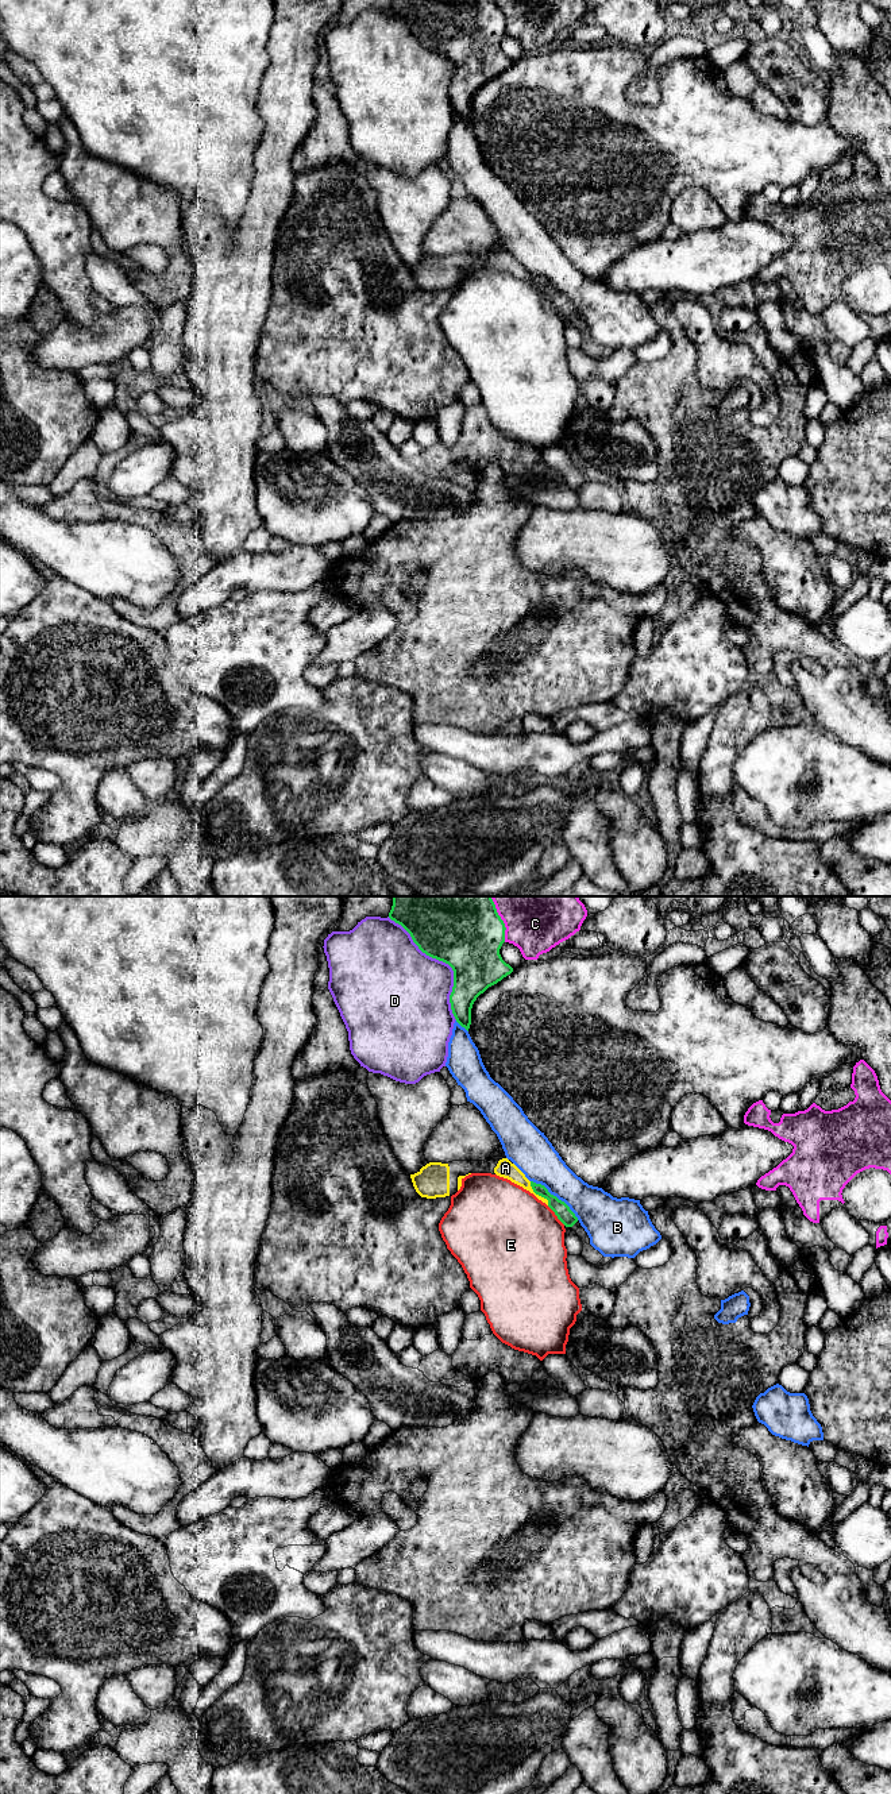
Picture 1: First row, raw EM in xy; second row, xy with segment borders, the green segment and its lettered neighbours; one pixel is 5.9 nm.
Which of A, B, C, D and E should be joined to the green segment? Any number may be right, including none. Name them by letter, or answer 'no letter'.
A

